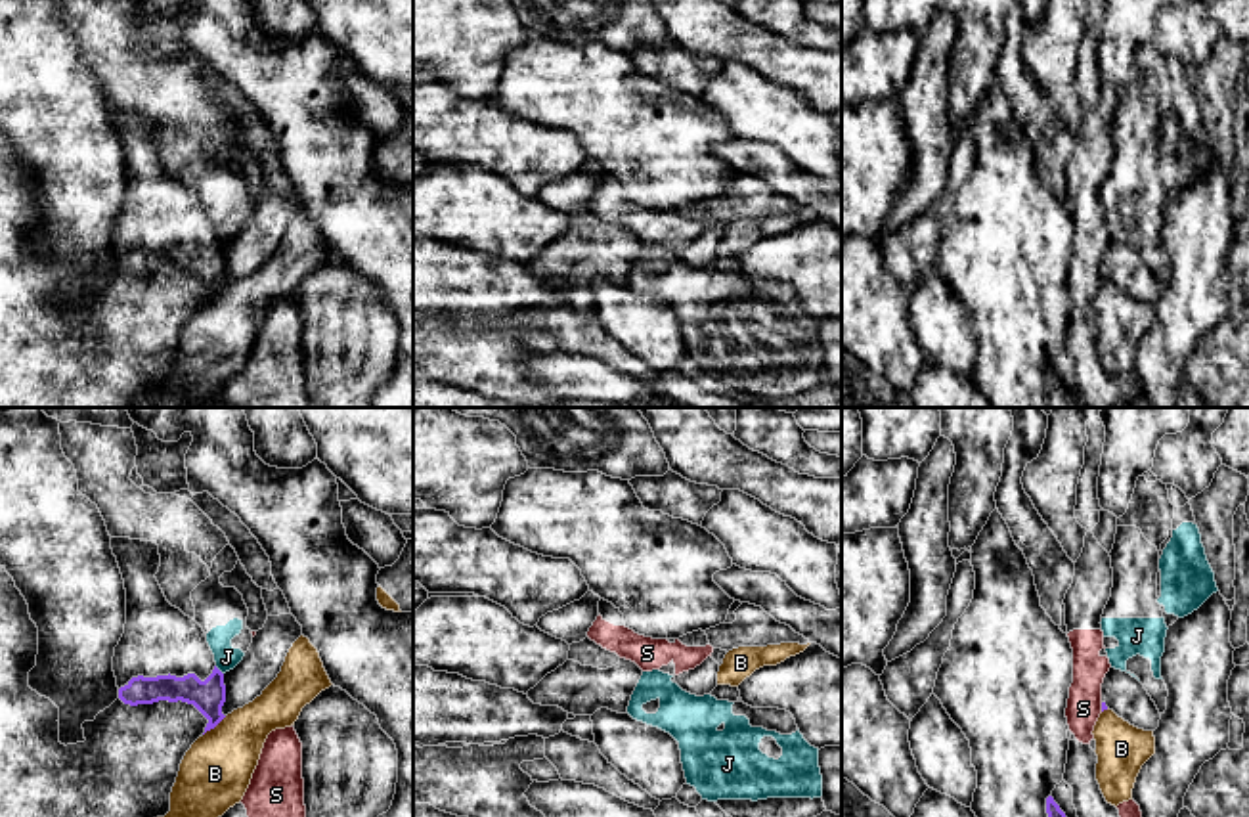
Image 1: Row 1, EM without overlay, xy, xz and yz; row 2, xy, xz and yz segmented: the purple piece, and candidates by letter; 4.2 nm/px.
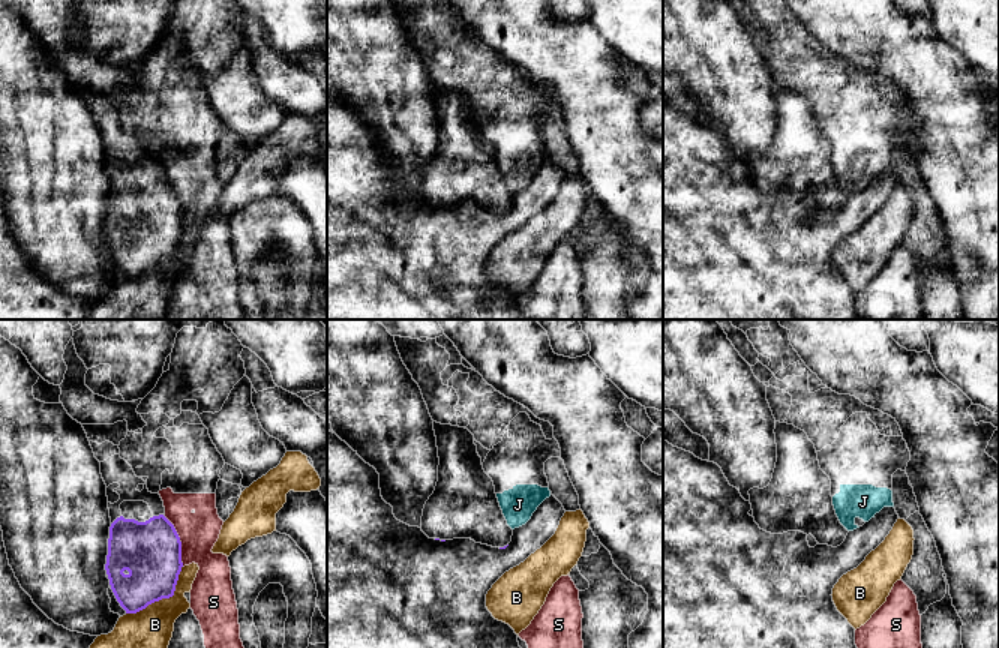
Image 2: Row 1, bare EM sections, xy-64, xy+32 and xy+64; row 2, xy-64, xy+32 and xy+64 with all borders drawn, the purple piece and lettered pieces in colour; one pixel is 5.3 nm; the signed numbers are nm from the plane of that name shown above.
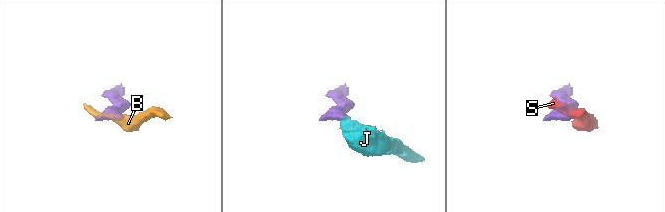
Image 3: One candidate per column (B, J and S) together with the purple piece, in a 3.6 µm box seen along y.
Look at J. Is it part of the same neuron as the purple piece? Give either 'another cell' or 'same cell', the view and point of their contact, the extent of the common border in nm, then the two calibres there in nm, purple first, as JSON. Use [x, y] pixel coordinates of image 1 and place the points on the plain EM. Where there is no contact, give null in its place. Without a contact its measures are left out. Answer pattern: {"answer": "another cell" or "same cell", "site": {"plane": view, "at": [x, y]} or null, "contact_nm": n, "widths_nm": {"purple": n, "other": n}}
{"answer": "another cell", "site": {"plane": "xy", "at": [219, 242]}, "contact_nm": 50, "widths_nm": {"purple": 140, "other": 100}}

